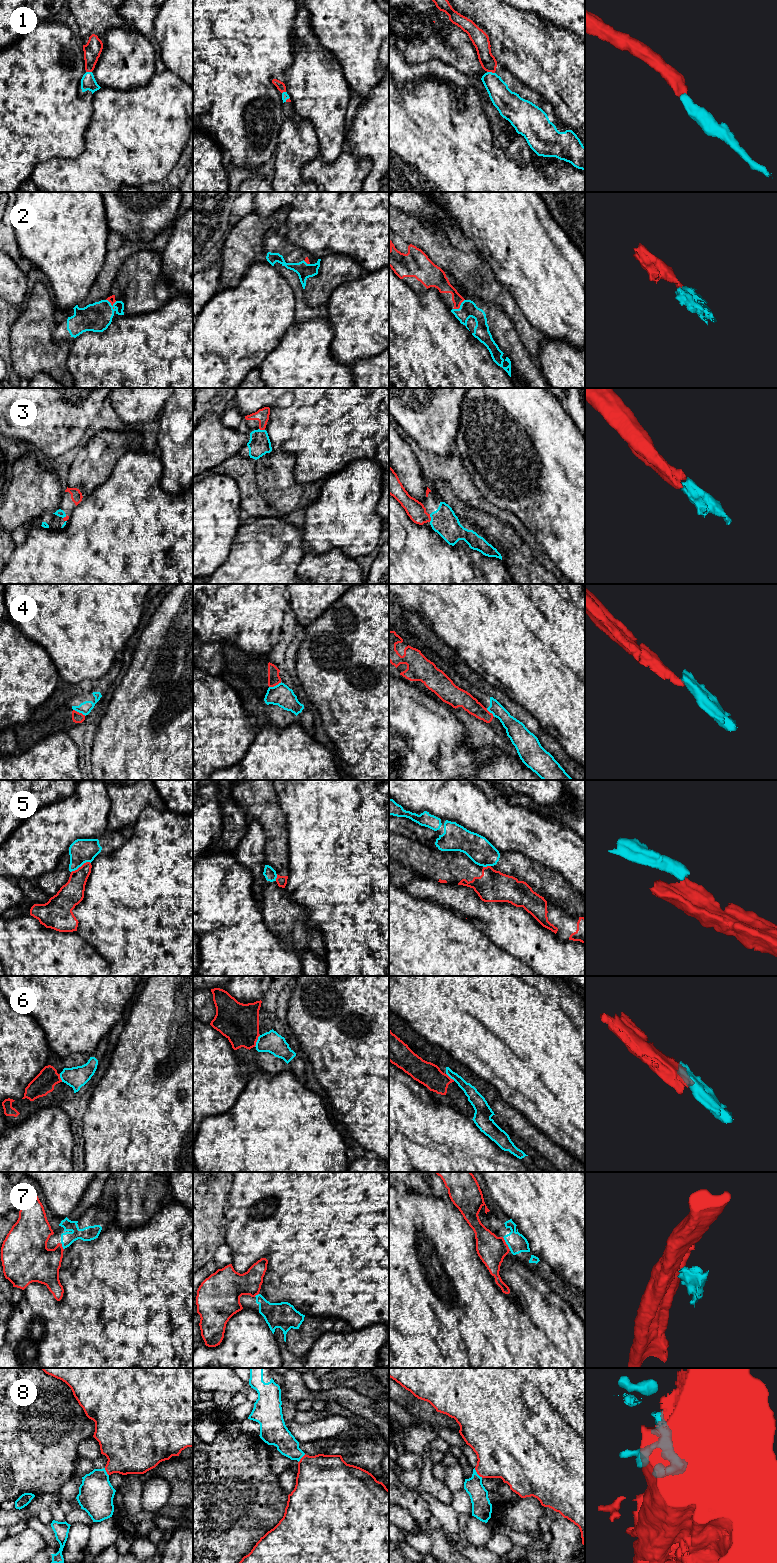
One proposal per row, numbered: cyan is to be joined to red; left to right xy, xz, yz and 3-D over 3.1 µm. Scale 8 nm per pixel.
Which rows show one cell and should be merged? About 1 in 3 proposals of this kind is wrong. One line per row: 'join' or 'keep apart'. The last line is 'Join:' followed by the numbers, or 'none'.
1: join
2: join
3: join
4: keep apart
5: keep apart
6: keep apart
7: keep apart
8: join
Join: 1, 2, 3, 8

